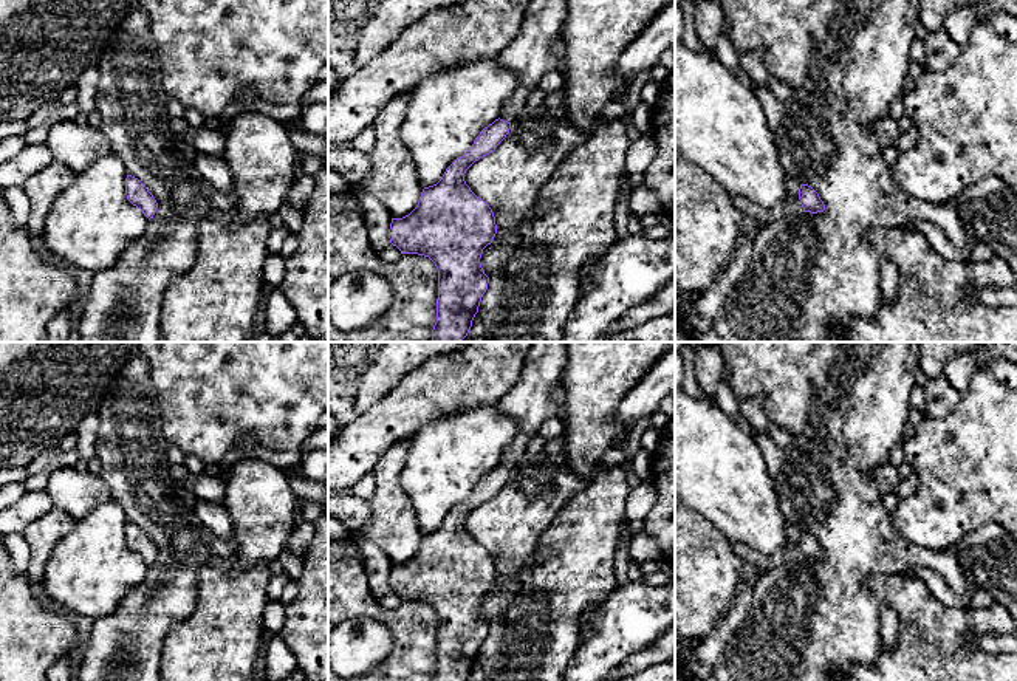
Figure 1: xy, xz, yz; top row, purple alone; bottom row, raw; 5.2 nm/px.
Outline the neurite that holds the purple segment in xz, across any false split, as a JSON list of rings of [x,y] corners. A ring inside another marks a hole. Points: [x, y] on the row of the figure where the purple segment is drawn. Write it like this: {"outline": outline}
{"outline": [[[529,0],[517,37],[498,56],[500,65],[517,76],[517,87],[505,101],[500,116],[480,132],[472,147],[446,169],[437,184],[423,189],[416,207],[409,215],[392,218],[390,243],[401,254],[429,257],[438,269],[437,322],[430,342],[463,342],[489,283],[480,258],[497,234],[495,217],[489,204],[466,184],[464,173],[475,161],[495,150],[509,133],[514,118],[528,104],[529,94],[537,90],[540,79],[557,70],[551,43],[562,37],[565,19],[567,0]]]}

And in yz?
{"outline": [[[788,178],[788,198],[771,207],[760,207],[743,197],[734,197],[731,193],[729,198],[743,215],[755,218],[763,226],[796,217],[802,212],[817,214],[825,210],[819,193],[811,186],[800,184],[794,178]]]}

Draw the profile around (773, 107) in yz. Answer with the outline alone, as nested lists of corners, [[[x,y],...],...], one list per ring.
[[[757,84],[752,85],[752,93],[760,102],[769,122],[771,132],[776,138],[783,118],[783,104],[772,94],[769,88],[760,87]]]

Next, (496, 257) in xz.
[[[537,200],[525,218],[525,221],[520,224],[519,229],[503,235],[503,237],[494,237],[492,243],[488,245],[483,249],[480,263],[488,277],[491,277],[495,272],[505,274],[508,265],[514,260],[514,251],[519,245],[519,240],[525,231],[525,228],[540,214],[551,209],[551,201],[540,201]]]

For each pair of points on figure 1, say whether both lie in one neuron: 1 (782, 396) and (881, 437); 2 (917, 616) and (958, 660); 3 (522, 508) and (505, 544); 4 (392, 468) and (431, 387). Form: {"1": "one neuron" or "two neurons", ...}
{"1": "two neurons", "2": "one neuron", "3": "one neuron", "4": "two neurons"}

